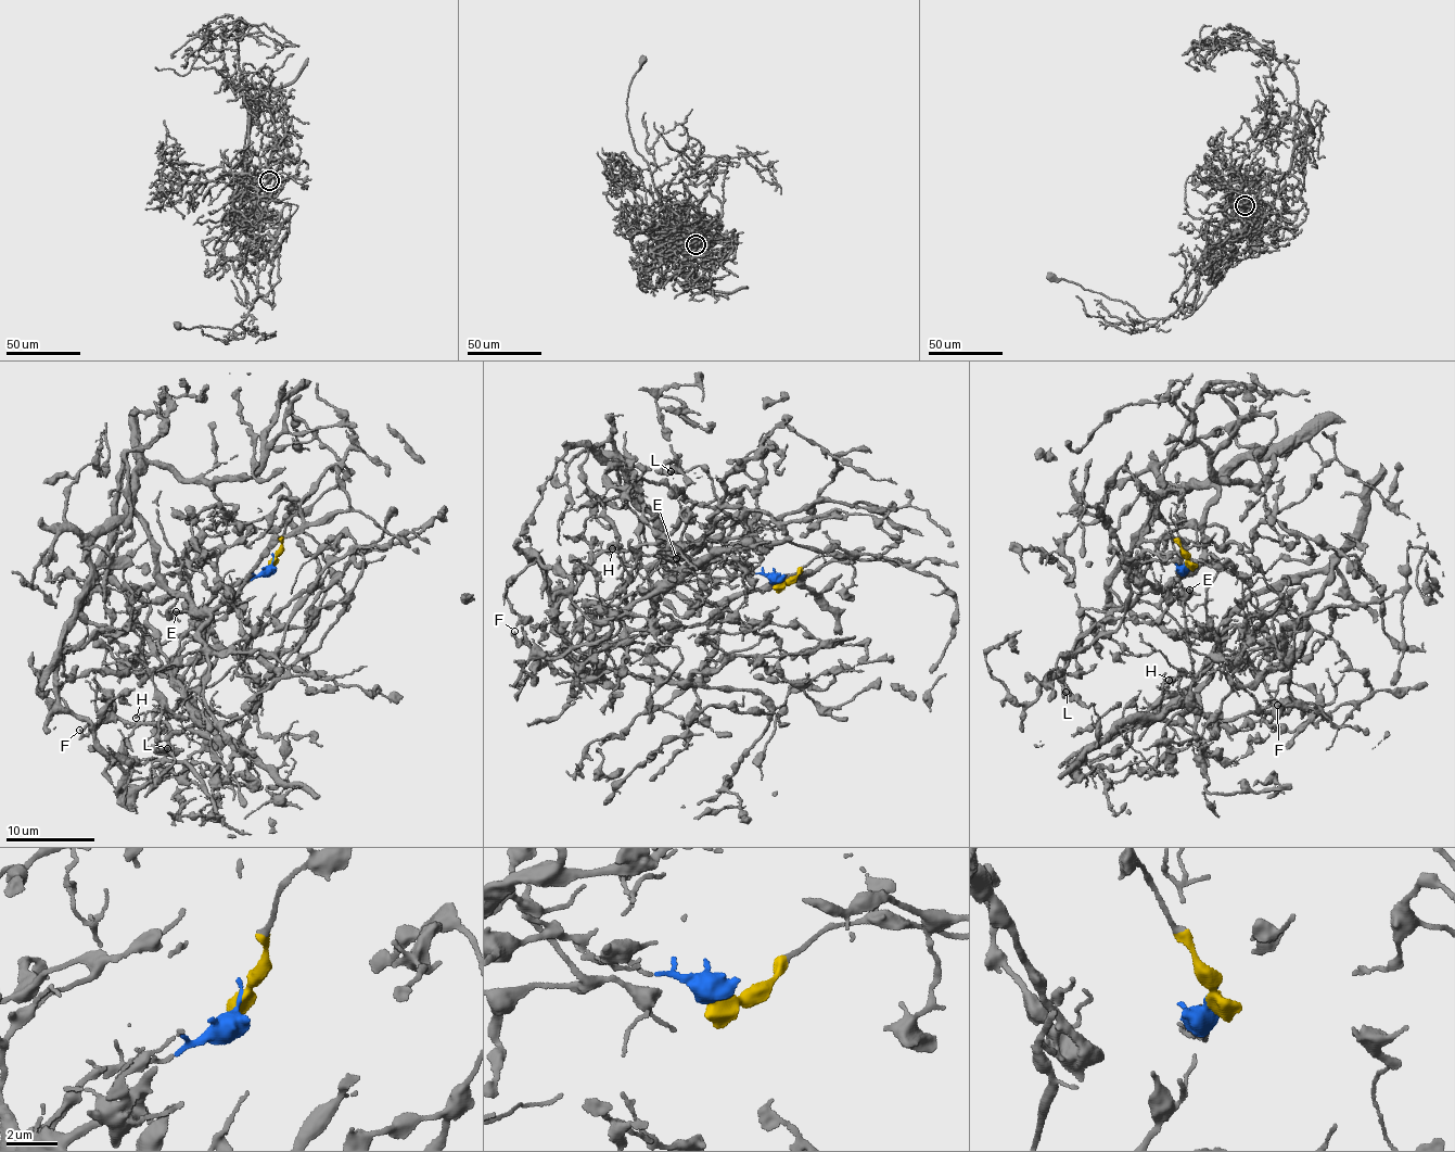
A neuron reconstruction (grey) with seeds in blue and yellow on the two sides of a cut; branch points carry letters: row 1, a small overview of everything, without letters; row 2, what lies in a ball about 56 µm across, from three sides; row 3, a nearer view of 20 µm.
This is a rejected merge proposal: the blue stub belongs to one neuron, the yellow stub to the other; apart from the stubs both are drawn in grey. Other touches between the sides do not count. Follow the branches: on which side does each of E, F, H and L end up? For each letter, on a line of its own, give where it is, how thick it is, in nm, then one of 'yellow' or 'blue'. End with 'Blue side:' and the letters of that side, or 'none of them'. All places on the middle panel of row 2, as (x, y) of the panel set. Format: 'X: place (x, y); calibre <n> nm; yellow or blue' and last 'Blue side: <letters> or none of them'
E: place (676, 558); calibre 120 nm; blue
F: place (514, 631); calibre 130 nm; blue
H: place (612, 548); calibre 150 nm; blue
L: place (671, 471); calibre 420 nm; yellow
Blue side: E, F, H

